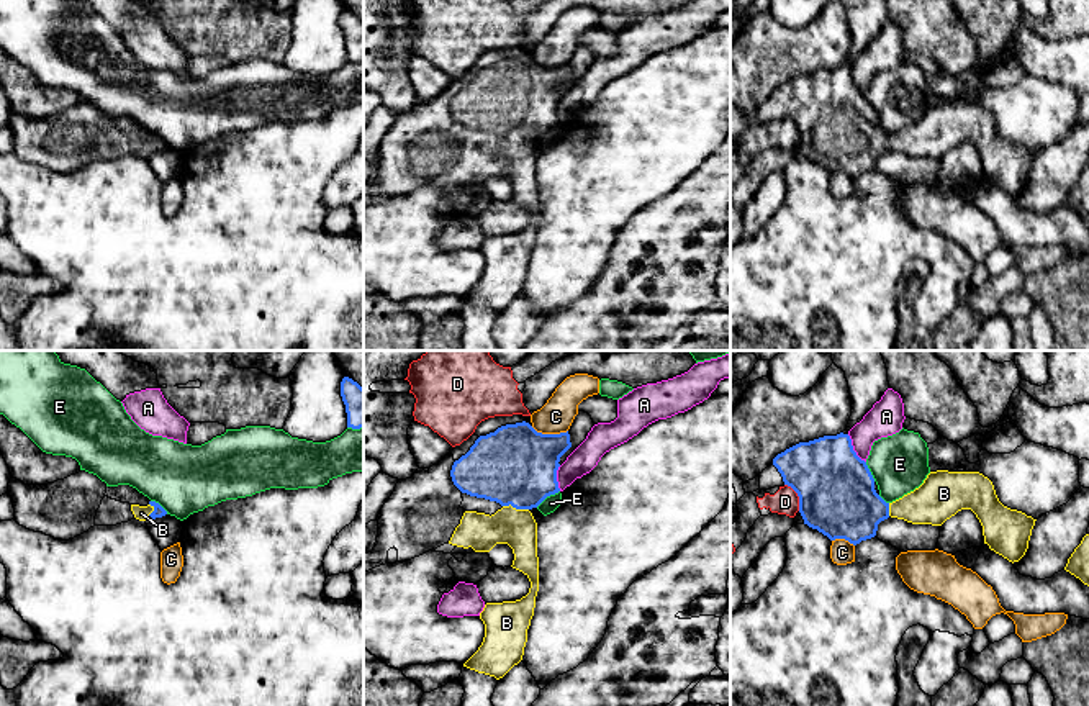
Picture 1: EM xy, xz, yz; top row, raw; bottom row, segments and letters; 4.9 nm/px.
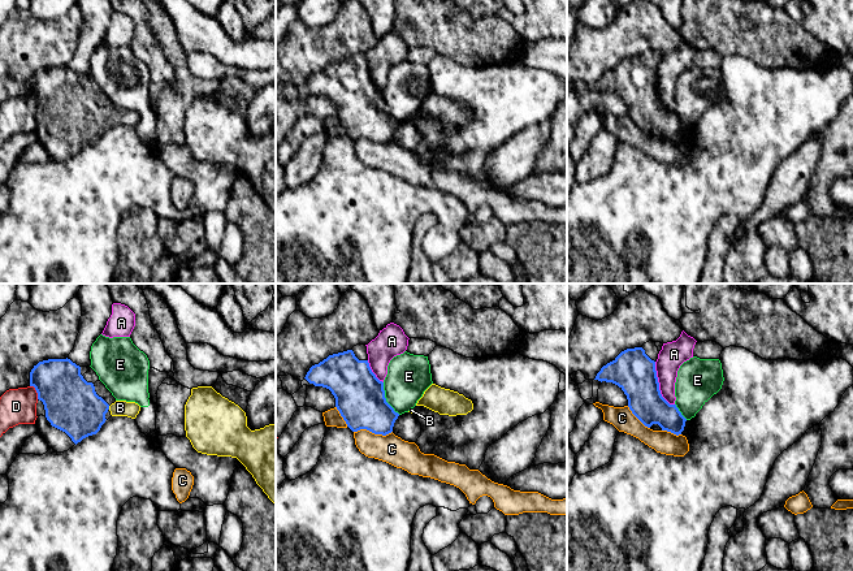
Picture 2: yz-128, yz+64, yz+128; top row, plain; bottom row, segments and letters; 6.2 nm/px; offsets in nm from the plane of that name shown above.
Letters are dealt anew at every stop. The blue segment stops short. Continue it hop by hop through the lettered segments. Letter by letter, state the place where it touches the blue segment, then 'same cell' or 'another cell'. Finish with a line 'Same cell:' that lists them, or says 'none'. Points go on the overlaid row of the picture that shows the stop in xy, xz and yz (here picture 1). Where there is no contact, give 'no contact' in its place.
A: yz (852, 449) | another cell
B: xz (516, 508) | same cell
C: xz (549, 434) | another cell
D: yz (798, 495) | another cell
E: xz (547, 495) | another cell
Same cell: B

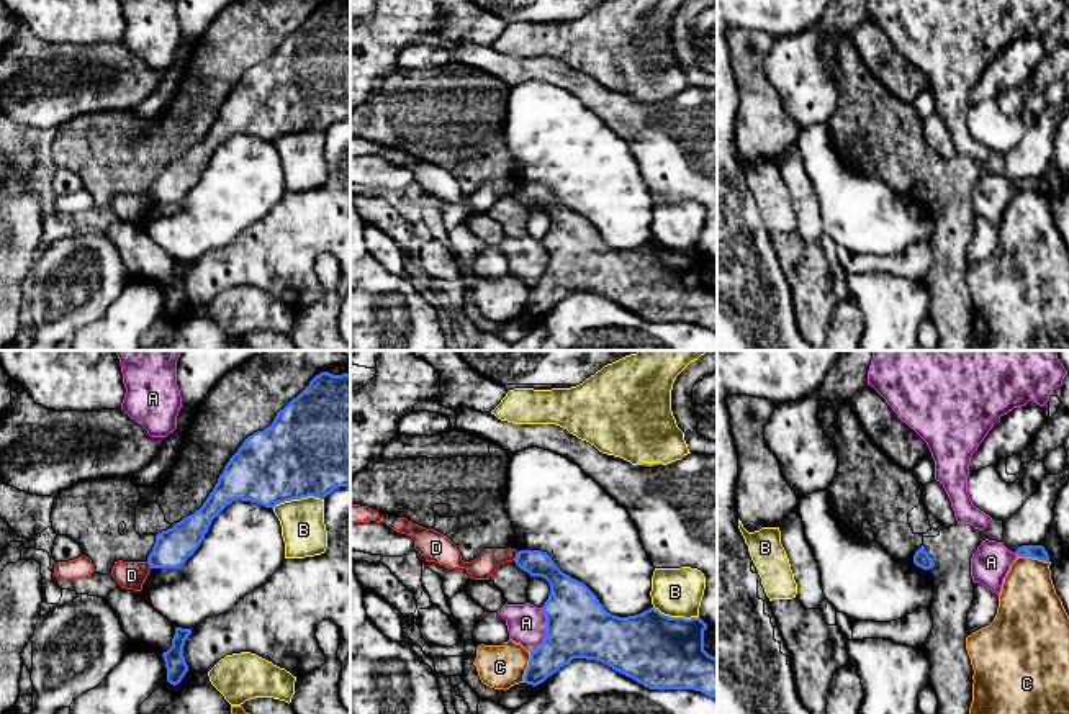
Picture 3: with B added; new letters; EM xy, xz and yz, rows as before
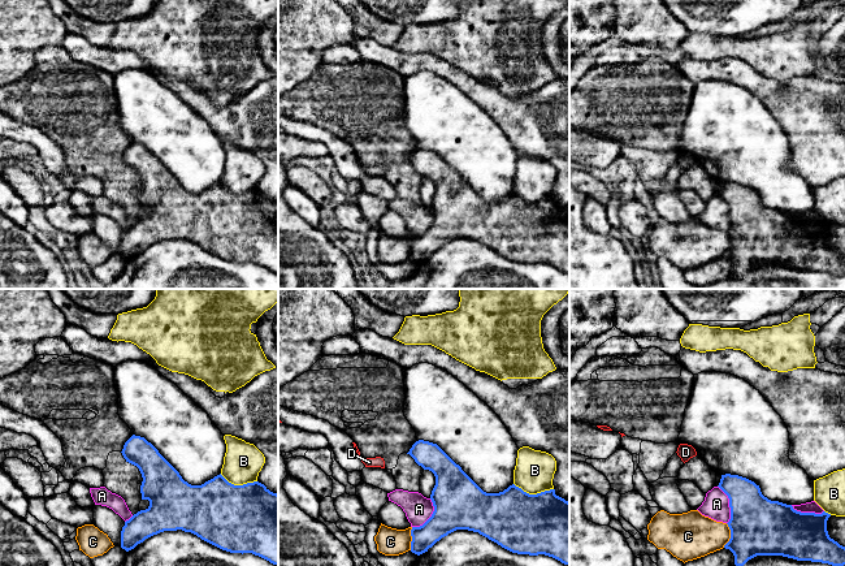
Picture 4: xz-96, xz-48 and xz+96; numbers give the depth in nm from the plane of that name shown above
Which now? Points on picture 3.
A: xz (547, 631) | another cell
B: xy (297, 498) | another cell
C: yz (1033, 557) | another cell
D: xz (516, 557) | another cell
Same cell: none

